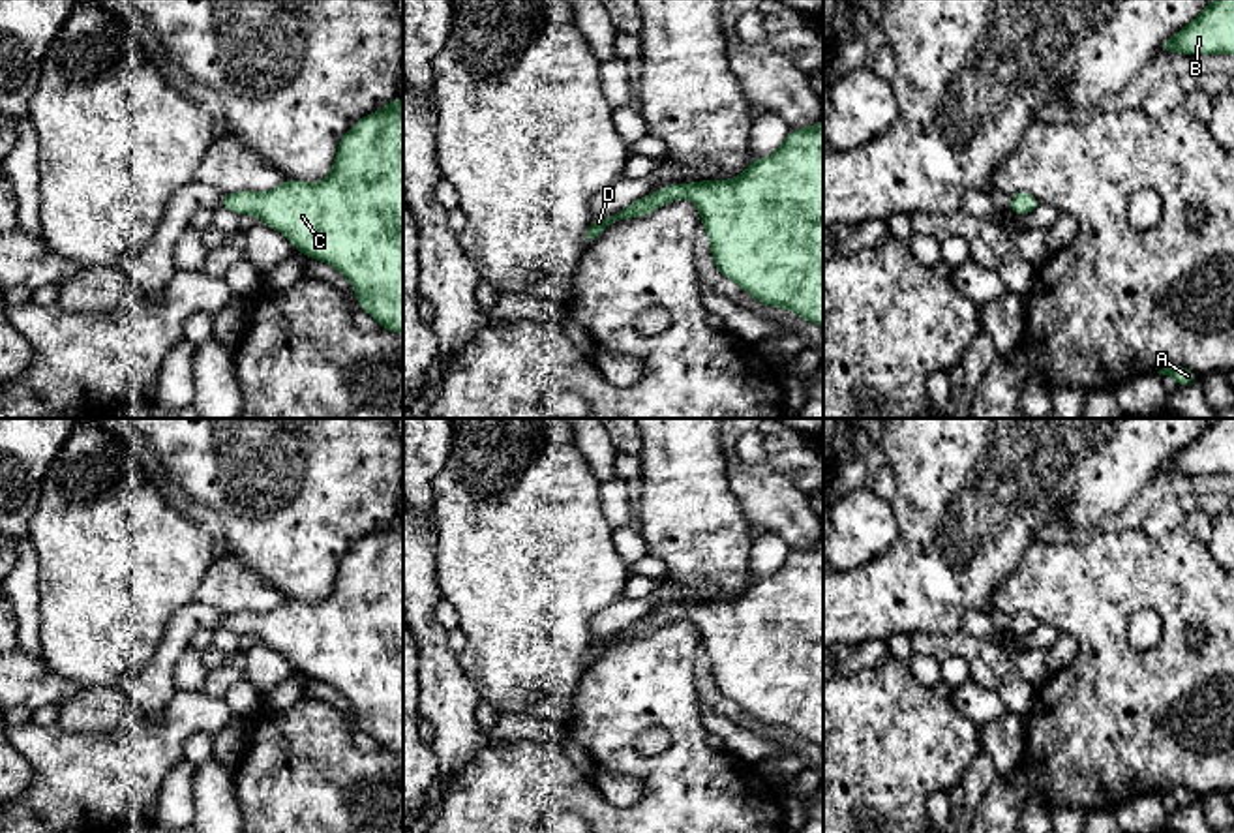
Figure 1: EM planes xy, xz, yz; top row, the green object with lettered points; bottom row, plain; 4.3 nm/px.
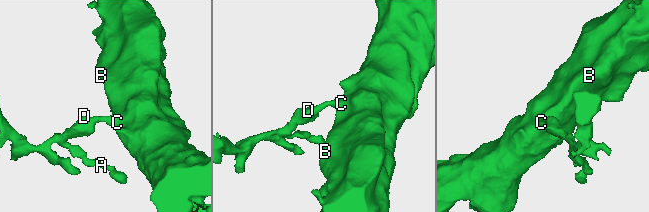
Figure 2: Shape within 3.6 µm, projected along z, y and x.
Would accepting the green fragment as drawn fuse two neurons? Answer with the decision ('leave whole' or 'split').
leave whole

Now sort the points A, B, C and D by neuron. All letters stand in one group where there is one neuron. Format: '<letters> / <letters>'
A B C D

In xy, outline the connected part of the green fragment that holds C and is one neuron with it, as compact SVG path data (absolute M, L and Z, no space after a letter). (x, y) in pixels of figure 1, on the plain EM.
M403 520L360 538L341 557L324 600L285 600L266 613L225 613L219 627L238 636L255 634L285 655L296 672L338 689L354 707L358 726L383 749L403 754Z

